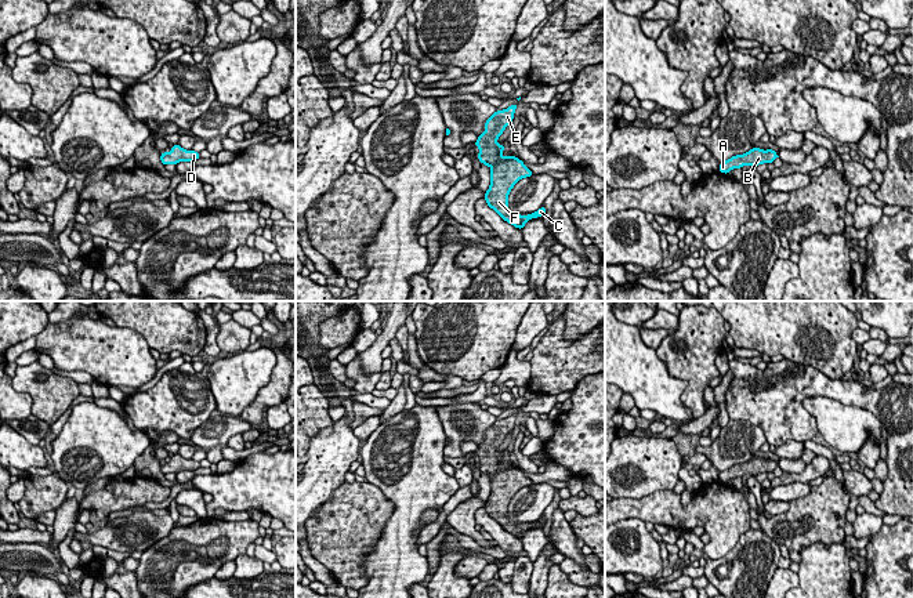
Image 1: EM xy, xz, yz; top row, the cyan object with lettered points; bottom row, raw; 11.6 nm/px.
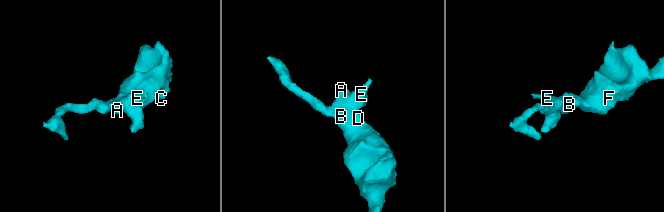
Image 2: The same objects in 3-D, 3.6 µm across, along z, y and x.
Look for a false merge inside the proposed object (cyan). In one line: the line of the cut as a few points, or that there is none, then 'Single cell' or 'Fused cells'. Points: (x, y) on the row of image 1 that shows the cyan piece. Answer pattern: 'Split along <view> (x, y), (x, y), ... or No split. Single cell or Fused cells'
No split. Single cell

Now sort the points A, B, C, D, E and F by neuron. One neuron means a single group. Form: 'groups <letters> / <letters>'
groups A B C D E F

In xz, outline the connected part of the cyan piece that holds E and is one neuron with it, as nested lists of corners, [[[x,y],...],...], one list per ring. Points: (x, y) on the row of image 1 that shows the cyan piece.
[[[514,104],[503,110],[496,110],[485,123],[485,131],[478,135],[478,141],[474,142],[479,148],[477,159],[485,166],[490,167],[490,185],[485,193],[485,200],[490,209],[493,209],[504,221],[522,229],[525,224],[546,214],[546,207],[540,207],[537,211],[521,215],[512,213],[508,204],[508,195],[514,185],[526,177],[533,175],[522,160],[515,156],[501,156],[504,144],[499,145],[497,138],[503,134],[506,127],[514,120],[514,113],[518,104]]]

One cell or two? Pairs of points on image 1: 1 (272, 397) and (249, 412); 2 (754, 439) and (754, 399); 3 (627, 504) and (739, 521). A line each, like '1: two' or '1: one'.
1: one
2: two
3: one

